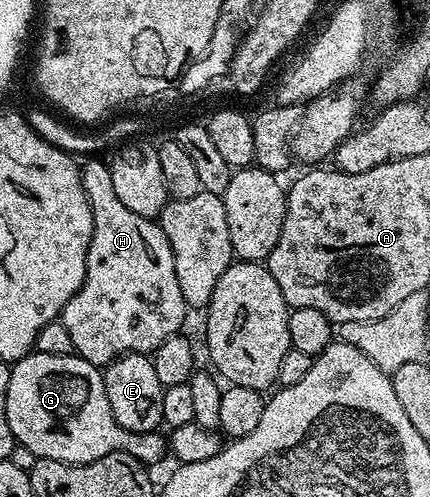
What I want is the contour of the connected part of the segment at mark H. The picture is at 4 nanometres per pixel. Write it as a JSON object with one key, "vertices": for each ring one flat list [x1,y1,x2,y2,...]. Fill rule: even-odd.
{"vertices":[[96,155,89,156,85,160,88,162,80,165,82,187,90,203,94,231,86,255,86,279,70,303,66,303,62,320,66,331,70,331,75,356,86,359,91,365,103,367,124,353,155,353,159,345,166,343,166,339,177,336,183,330,180,328,184,325,186,306,178,288,178,275,174,275,174,255,166,235,153,218,134,215,130,207,122,204,122,199,118,199,114,191,111,164,98,158]]}

